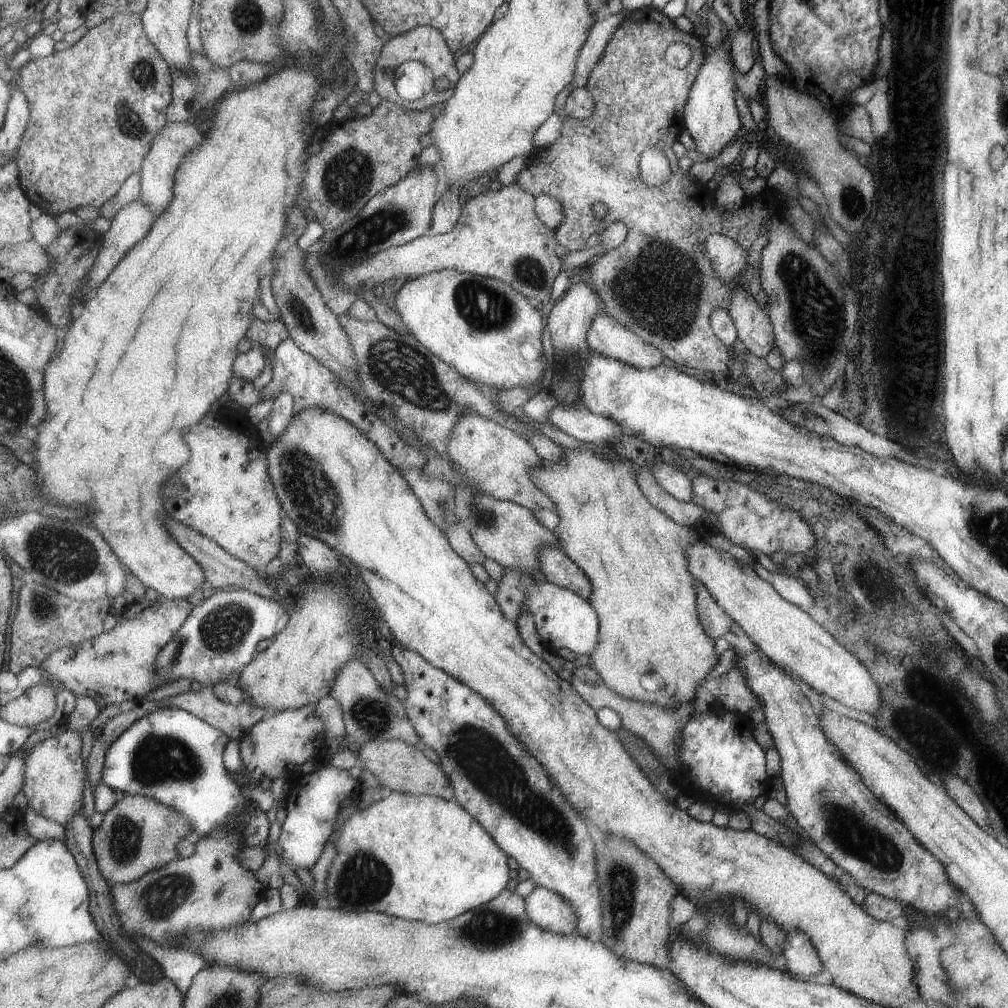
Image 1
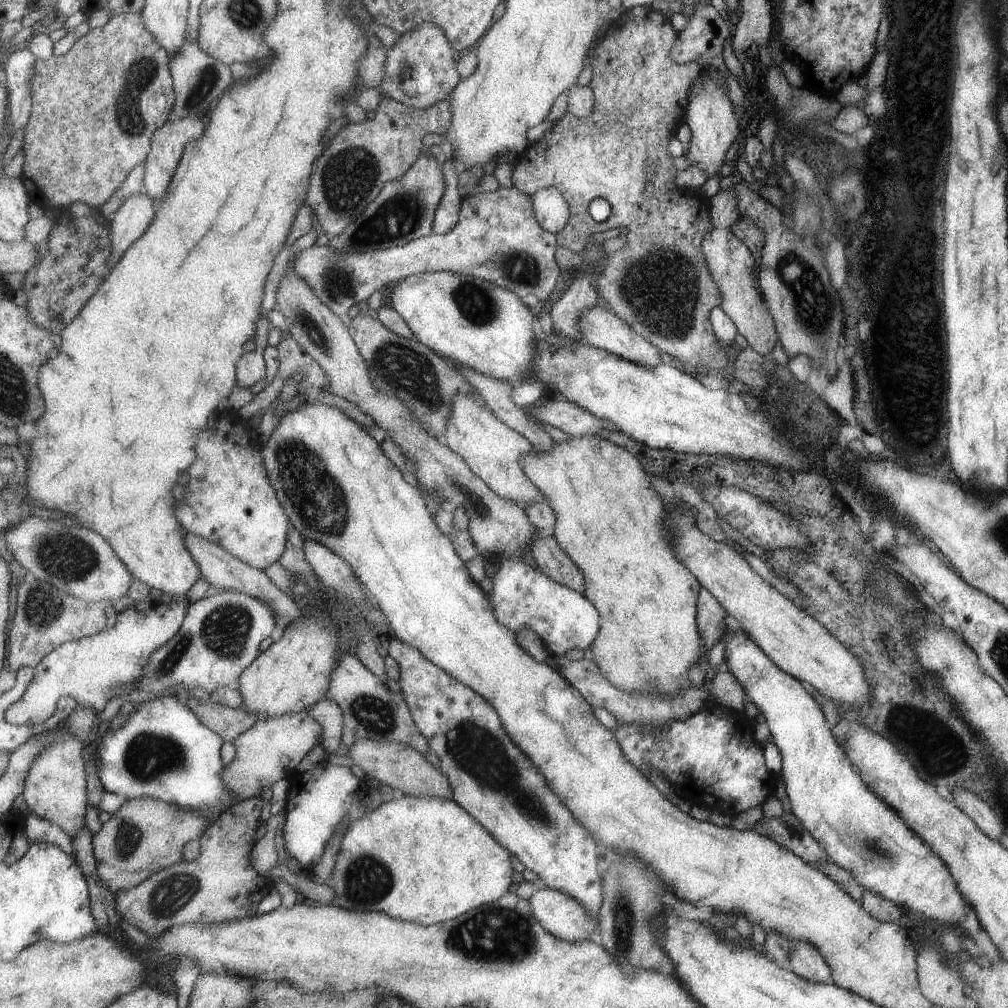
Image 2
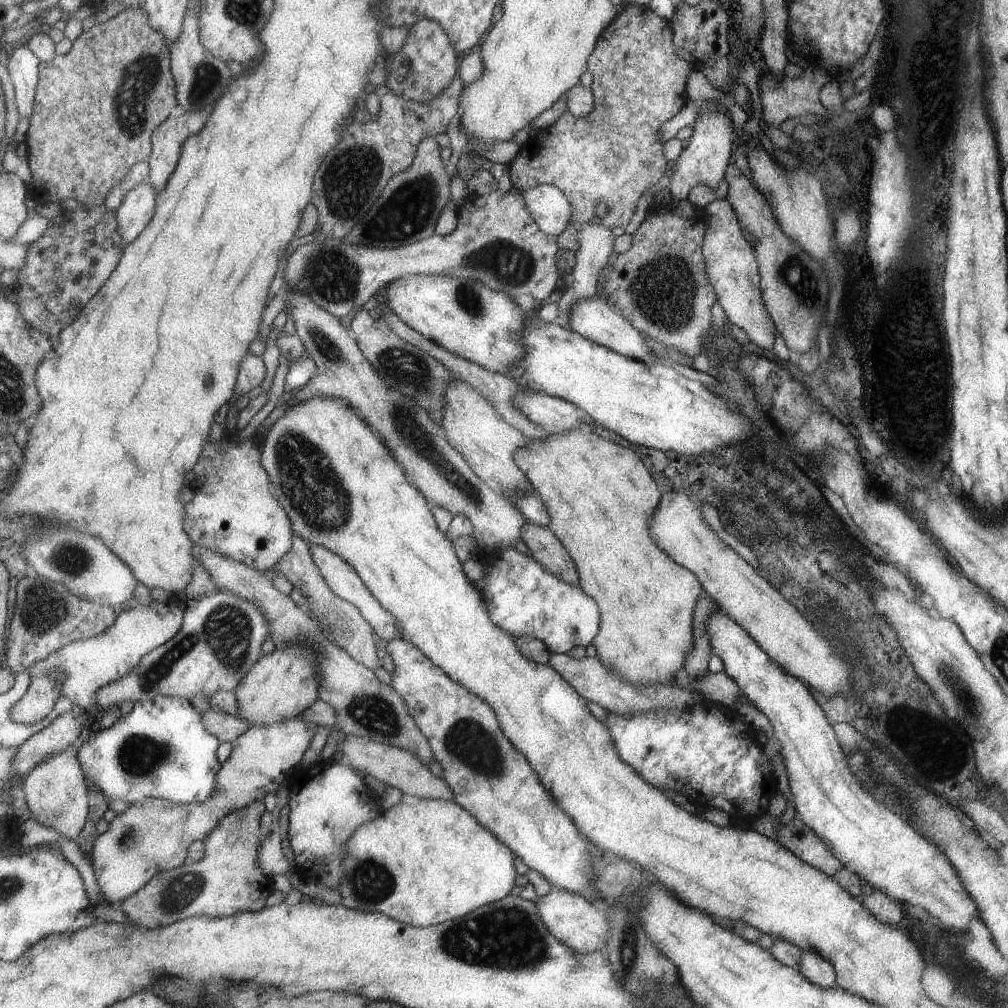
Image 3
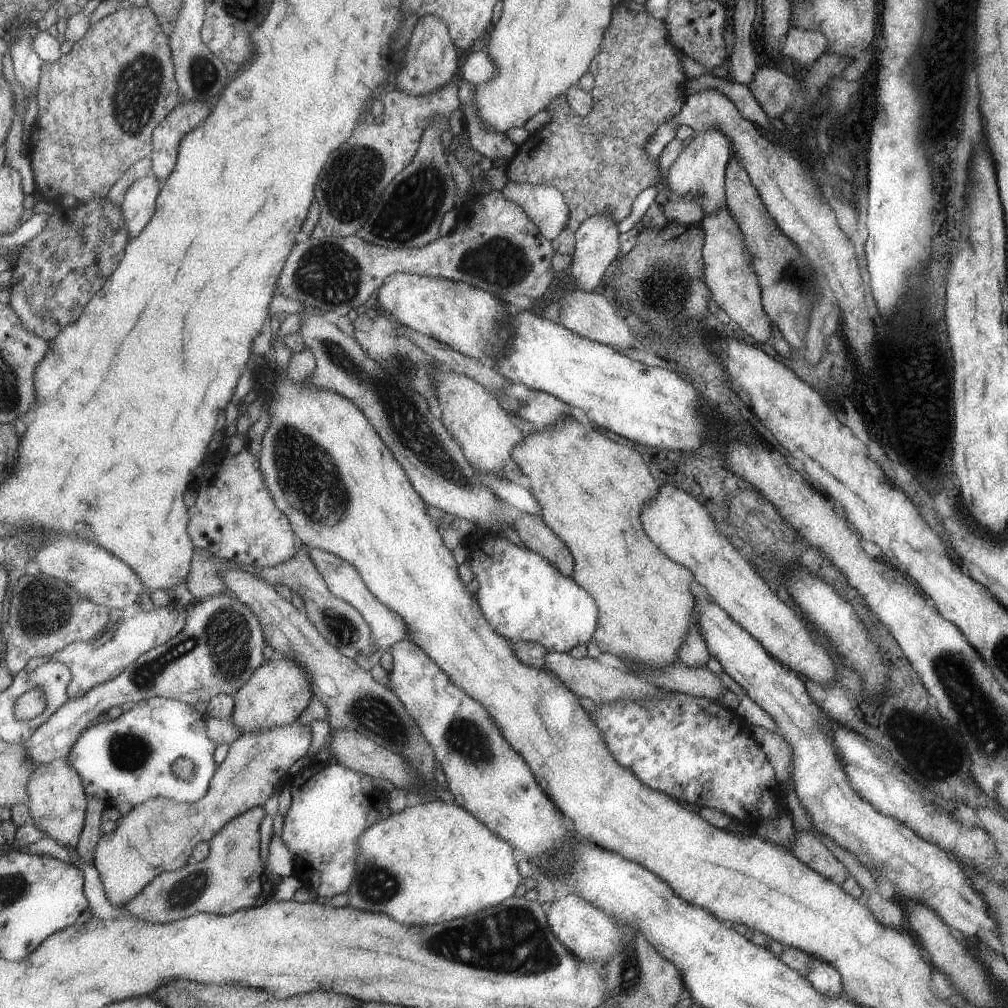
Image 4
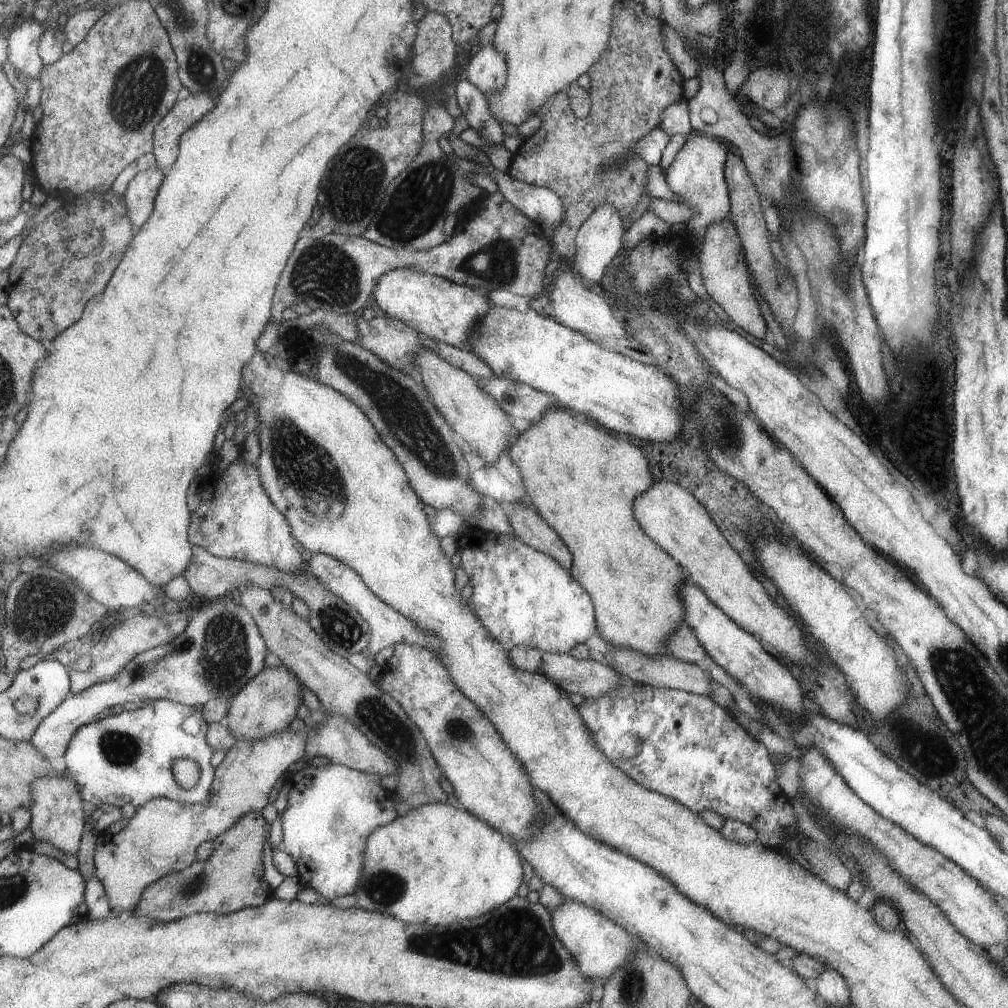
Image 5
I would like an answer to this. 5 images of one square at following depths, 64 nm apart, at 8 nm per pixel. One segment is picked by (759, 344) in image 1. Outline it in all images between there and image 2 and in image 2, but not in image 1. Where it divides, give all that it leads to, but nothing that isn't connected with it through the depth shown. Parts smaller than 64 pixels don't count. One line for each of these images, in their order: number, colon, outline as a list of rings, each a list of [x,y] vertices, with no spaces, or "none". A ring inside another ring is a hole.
2: [[[735,186],[717,192],[713,198],[709,198],[711,204],[711,220],[715,224],[715,230],[709,232],[709,236],[703,240],[703,252],[705,258],[711,260],[711,272],[715,278],[715,284],[719,286],[723,294],[723,312],[733,320],[737,334],[747,340],[747,346],[755,350],[755,354],[769,356],[773,350],[777,338],[773,316],[765,304],[765,300],[759,296],[759,290],[755,288],[755,260],[751,250],[731,232],[731,224],[739,218],[739,200],[735,194]]]

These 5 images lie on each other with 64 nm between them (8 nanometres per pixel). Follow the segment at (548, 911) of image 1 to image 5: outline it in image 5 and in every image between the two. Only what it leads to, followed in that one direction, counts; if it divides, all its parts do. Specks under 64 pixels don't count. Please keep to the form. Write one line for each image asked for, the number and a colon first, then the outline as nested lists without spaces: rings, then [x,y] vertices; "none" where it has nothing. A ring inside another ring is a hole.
2: [[[543,886],[531,900],[531,912],[547,928],[551,934],[563,940],[579,942],[589,940],[587,936],[593,932],[595,922],[589,918],[587,910],[569,896],[567,892],[559,892]]]
3: [[[553,890],[545,896],[539,896],[537,900],[539,914],[547,928],[567,946],[579,950],[579,954],[591,954],[595,950],[601,950],[607,942],[607,932],[611,932],[611,924],[607,922],[605,910],[601,906],[591,904],[585,900],[581,894],[575,892],[565,892],[565,890]]]
4: [[[579,894],[561,896],[545,910],[547,910],[551,930],[559,936],[559,940],[563,944],[567,944],[567,948],[571,948],[579,956],[579,960],[583,960],[583,962],[601,960],[603,966],[607,966],[607,960],[611,960],[611,956],[621,954],[619,944],[621,944],[623,932],[621,932],[619,924],[615,924],[613,916],[609,916],[601,908],[595,908],[593,904],[585,902]]]
5: [[[565,900],[561,908],[553,912],[553,924],[555,932],[563,940],[563,944],[569,948],[571,954],[575,954],[579,968],[585,976],[593,978],[597,982],[597,988],[593,990],[593,998],[601,1000],[603,998],[603,982],[619,968],[623,966],[639,948],[639,938],[623,930],[619,924],[597,912],[595,908],[589,908],[577,900]]]

